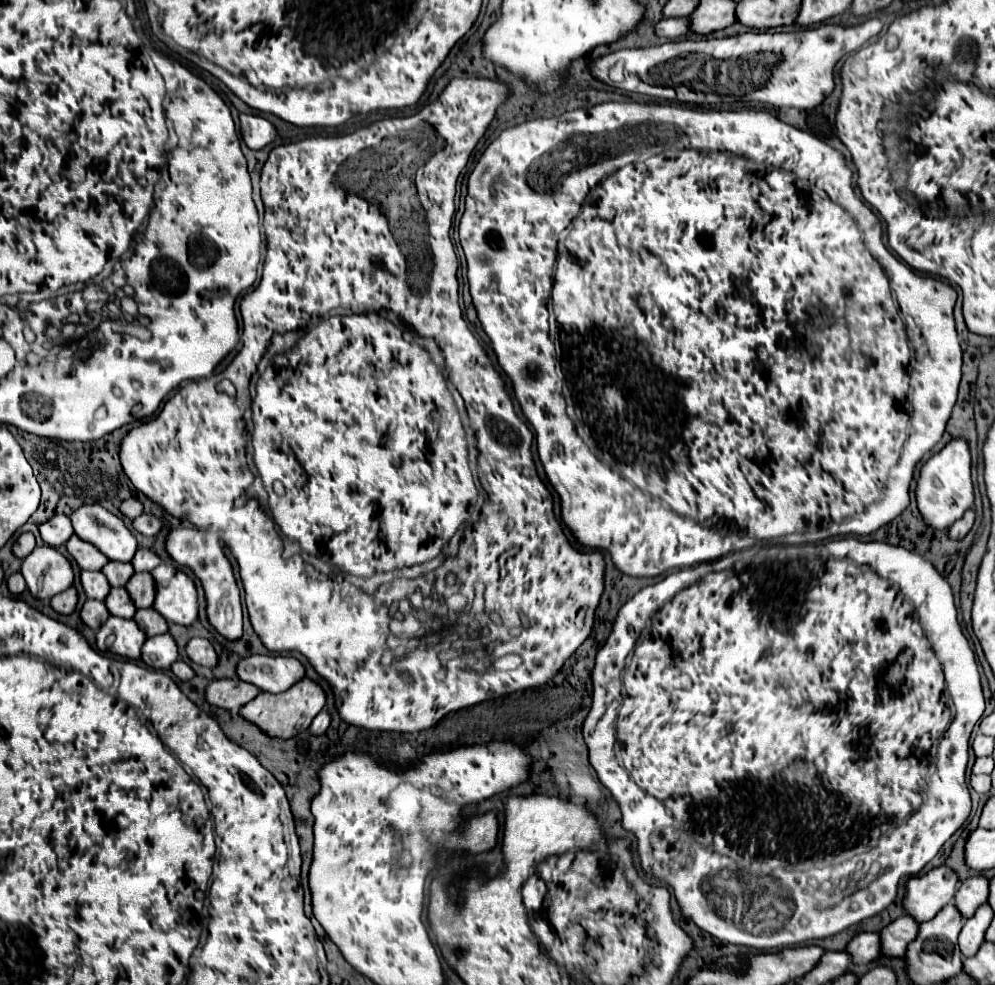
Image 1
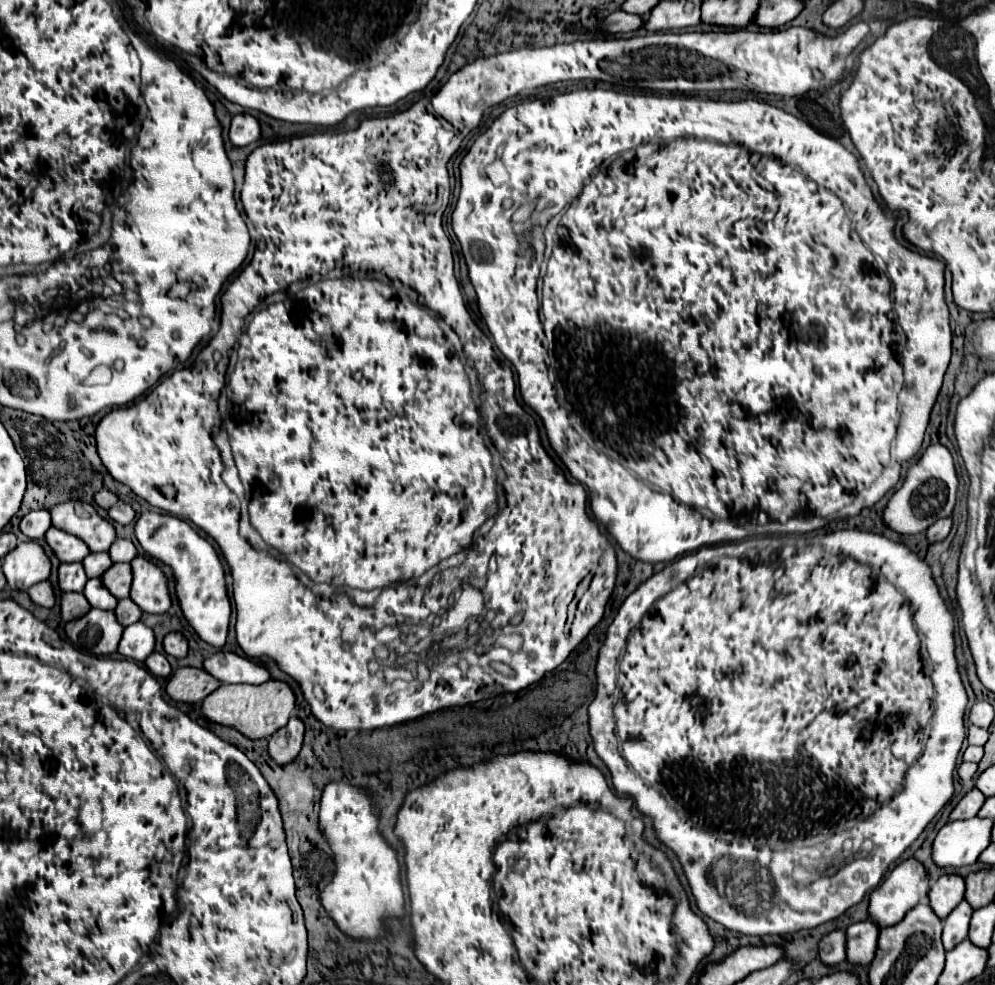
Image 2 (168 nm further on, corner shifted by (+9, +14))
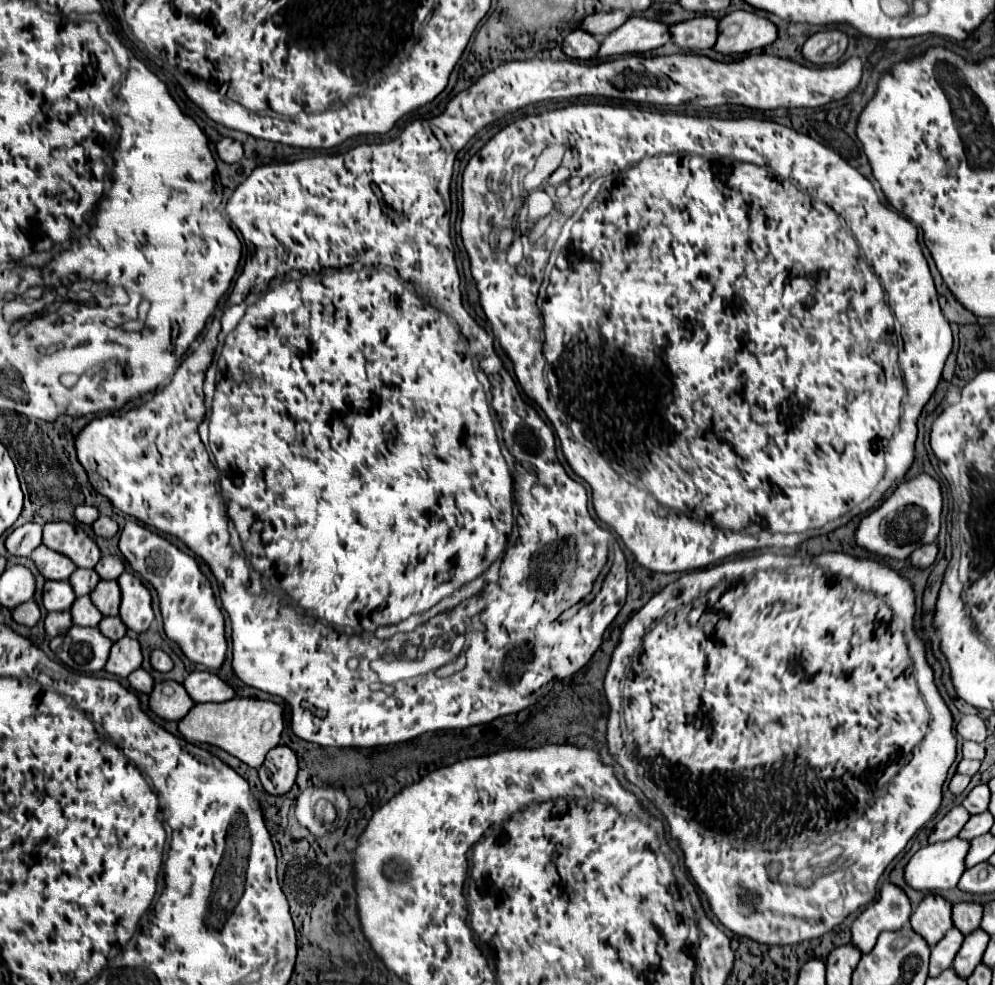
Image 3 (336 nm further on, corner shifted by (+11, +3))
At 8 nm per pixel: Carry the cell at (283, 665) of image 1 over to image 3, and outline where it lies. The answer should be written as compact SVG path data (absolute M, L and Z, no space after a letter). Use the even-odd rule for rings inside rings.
M210 671L190 673L184 681L184 687L196 703L204 703L204 701L220 703L220 701L228 701L228 699L236 697L234 687Z

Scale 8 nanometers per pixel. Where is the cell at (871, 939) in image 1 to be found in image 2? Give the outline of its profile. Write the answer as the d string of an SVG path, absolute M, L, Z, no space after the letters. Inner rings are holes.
M834 930L830 934L826 934L820 940L820 952L818 958L822 964L826 966L836 966L842 960L846 960L846 938L844 938L844 930Z

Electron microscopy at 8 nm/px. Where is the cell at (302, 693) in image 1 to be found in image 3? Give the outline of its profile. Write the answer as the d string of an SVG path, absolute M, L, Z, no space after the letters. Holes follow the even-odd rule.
M236 697L224 703L196 703L192 711L184 719L180 719L178 729L184 739L192 743L208 743L216 747L220 745L220 749L238 757L248 767L260 767L266 753L280 743L284 717L282 707L274 701Z

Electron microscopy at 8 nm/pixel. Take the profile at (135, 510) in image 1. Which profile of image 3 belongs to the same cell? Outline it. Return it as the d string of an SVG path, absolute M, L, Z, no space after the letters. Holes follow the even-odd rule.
M80 505L80 507L76 507L74 517L76 517L80 523L92 525L92 523L100 517L100 511L98 511L96 507L92 507L92 505Z

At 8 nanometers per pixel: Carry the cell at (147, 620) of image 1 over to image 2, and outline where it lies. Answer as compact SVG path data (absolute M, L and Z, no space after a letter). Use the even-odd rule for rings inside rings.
M130 598L120 600L120 602L118 602L118 606L116 606L116 610L114 610L114 614L118 616L118 622L120 622L120 624L124 624L124 626L130 626L130 624L138 622L138 620L140 620L140 616L142 616L140 608L138 608Z

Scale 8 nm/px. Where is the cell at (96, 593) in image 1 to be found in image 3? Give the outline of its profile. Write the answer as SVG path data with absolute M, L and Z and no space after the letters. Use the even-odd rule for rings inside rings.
M46 581L44 585L44 607L46 611L70 611L76 601L70 581Z

